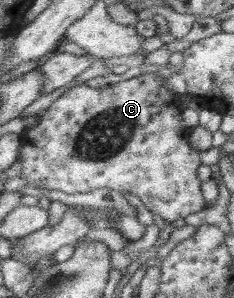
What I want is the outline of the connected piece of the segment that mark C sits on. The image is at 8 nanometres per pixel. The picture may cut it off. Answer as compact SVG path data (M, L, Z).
M144 73L139 77L126 76L126 79L123 78L120 82L109 83L100 87L100 89L93 89L88 85L81 84L72 87L70 90L64 90L61 97L58 97L36 120L37 124L21 134L21 146L16 157L16 163L20 163L20 176L18 178L27 181L26 187L56 189L56 191L64 191L68 195L88 193L88 191L102 189L102 187L108 187L108 189L118 191L122 195L123 193L130 193L130 195L136 195L138 199L141 199L149 211L157 213L162 219L170 223L177 219L184 219L190 213L202 211L206 208L207 203L201 192L201 183L198 180L197 172L200 165L204 163L204 157L199 150L194 149L188 143L187 139L192 127L186 127L183 124L181 116L184 109L180 106L180 101L178 101L175 93L166 89L166 84L165 79L155 75L155 73Z

